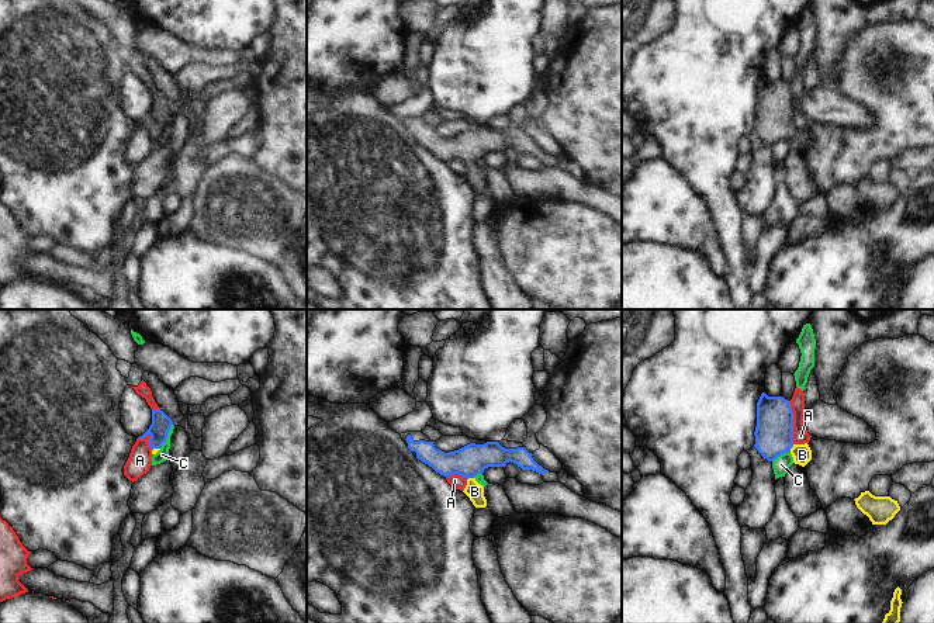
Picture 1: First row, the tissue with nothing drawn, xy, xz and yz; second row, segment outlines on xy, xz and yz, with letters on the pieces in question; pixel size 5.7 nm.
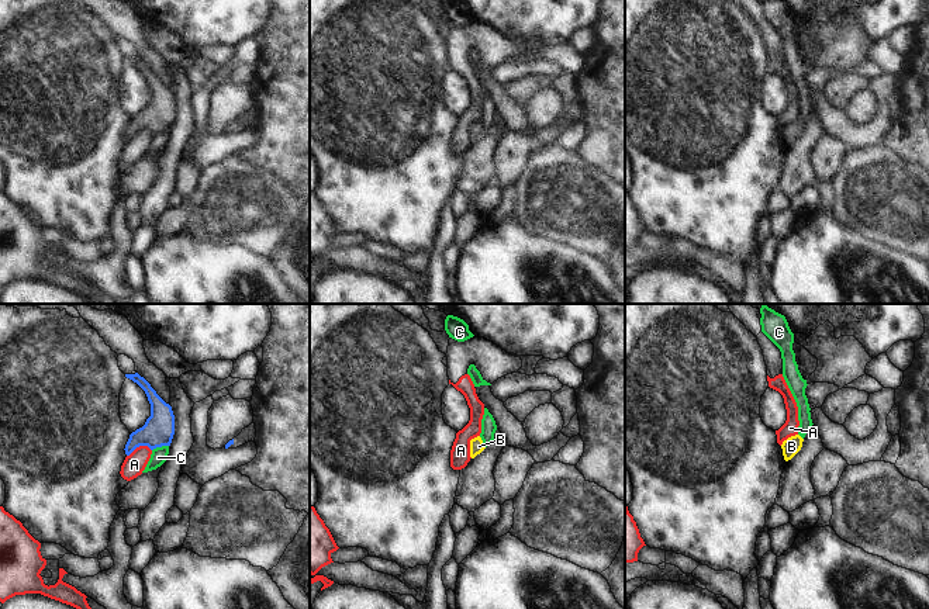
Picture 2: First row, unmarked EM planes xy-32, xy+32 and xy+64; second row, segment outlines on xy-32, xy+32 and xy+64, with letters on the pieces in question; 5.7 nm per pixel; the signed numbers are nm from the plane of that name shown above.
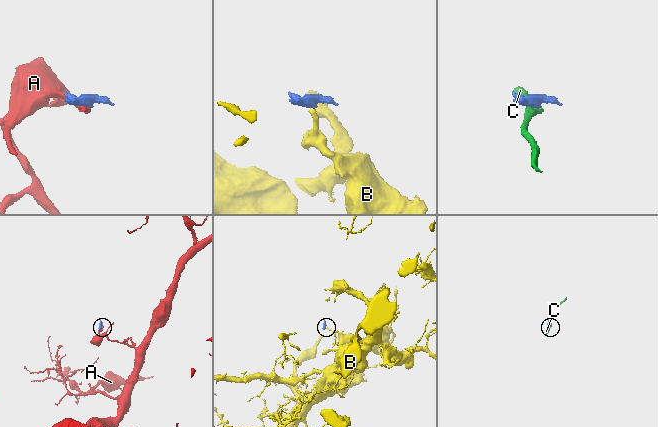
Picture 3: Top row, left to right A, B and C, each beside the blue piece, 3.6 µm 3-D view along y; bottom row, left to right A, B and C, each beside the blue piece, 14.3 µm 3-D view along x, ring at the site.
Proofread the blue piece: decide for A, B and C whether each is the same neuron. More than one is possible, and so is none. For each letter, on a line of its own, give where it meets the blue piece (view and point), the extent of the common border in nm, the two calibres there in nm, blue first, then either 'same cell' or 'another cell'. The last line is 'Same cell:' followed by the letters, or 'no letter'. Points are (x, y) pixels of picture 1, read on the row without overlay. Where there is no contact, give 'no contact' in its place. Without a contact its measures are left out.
A: yz (792, 107) | 240 nm | 220/90 nm | another cell
B: yz (791, 132) | 50 nm | 220/110 nm | same cell
C: xy (166, 121) | 160 nm | 110/70 nm | another cell
Same cell: B

